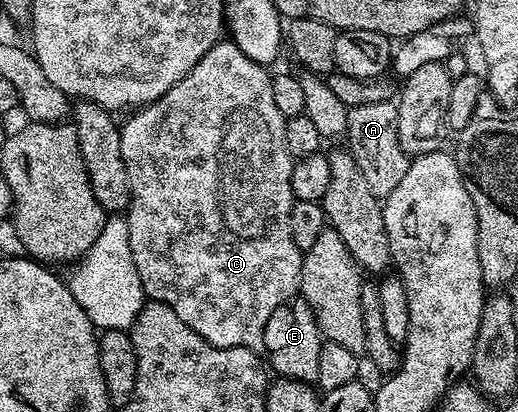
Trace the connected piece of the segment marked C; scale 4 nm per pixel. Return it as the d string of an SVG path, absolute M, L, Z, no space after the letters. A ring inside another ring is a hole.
M221 39L210 50L206 50L206 54L202 54L202 58L196 63L194 70L190 70L190 74L186 74L186 78L182 78L166 94L162 94L162 98L158 98L152 104L143 105L139 110L133 111L129 115L132 117L126 122L123 121L120 129L122 162L126 162L126 175L130 177L130 194L132 195L132 201L126 213L128 229L130 230L130 254L134 254L134 266L138 266L138 278L142 278L145 297L149 301L157 300L166 306L170 306L170 310L174 310L174 314L178 314L178 318L182 318L182 322L186 322L186 326L190 326L190 330L194 330L194 334L198 334L206 342L210 342L219 348L245 348L257 354L265 351L264 331L266 330L266 322L270 322L270 314L274 314L274 310L278 310L278 306L287 304L289 300L297 295L300 287L300 261L302 259L302 253L298 250L298 246L294 246L294 237L290 234L290 210L294 199L290 190L290 174L292 173L294 158L286 150L286 138L284 137L286 117L280 113L278 106L274 106L272 76L268 71L269 69L265 65L246 58L246 54L242 54L242 50L238 50L238 46L232 43L231 39Z

